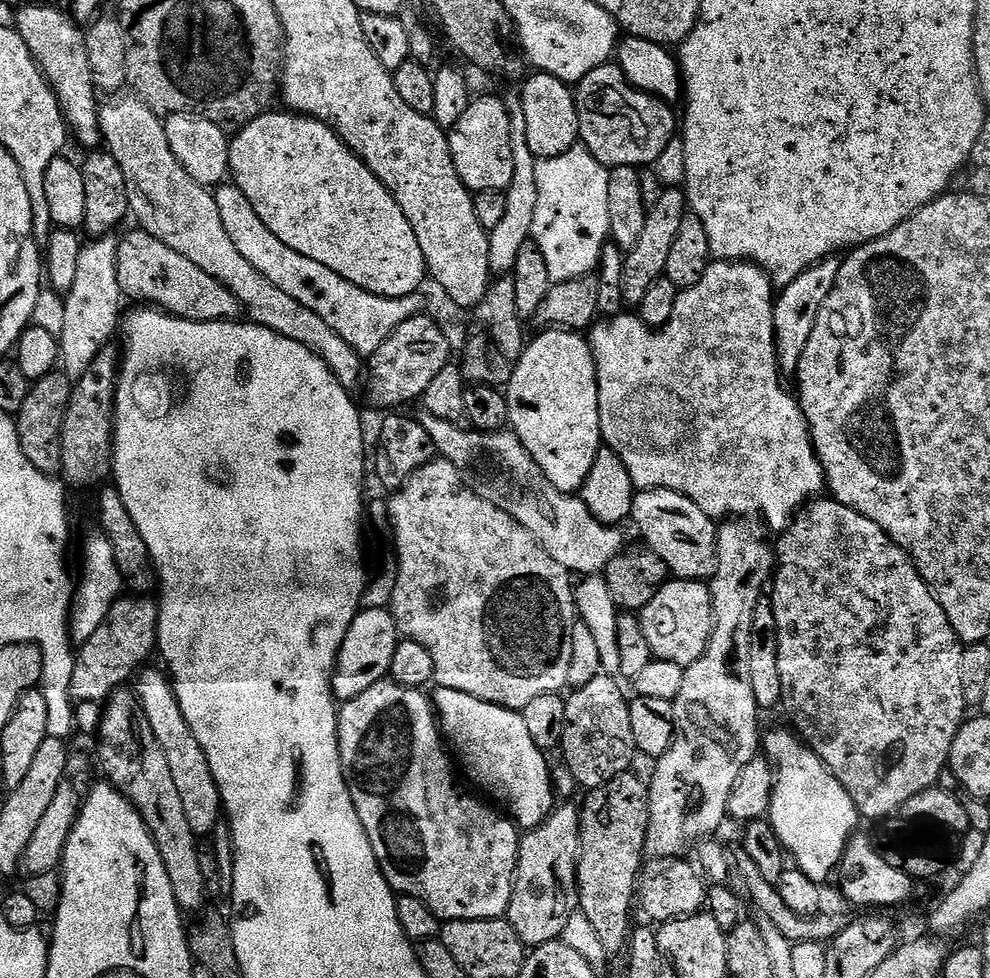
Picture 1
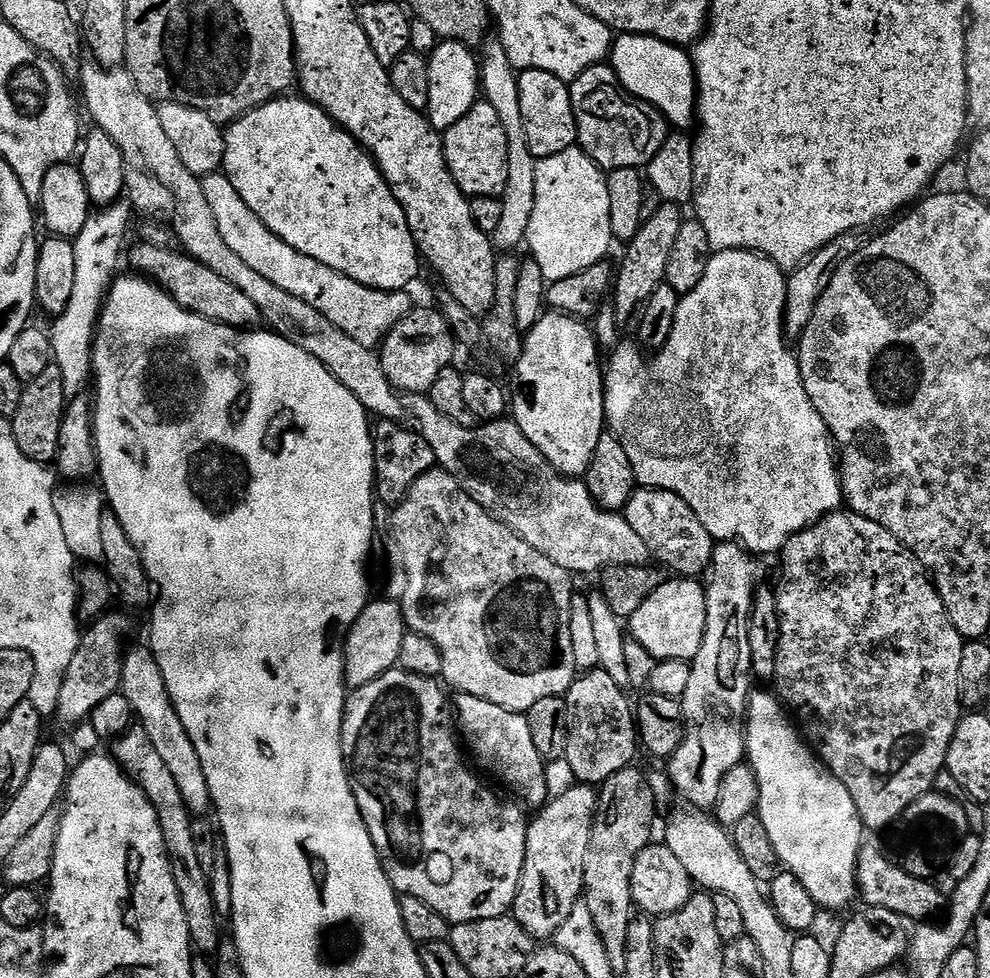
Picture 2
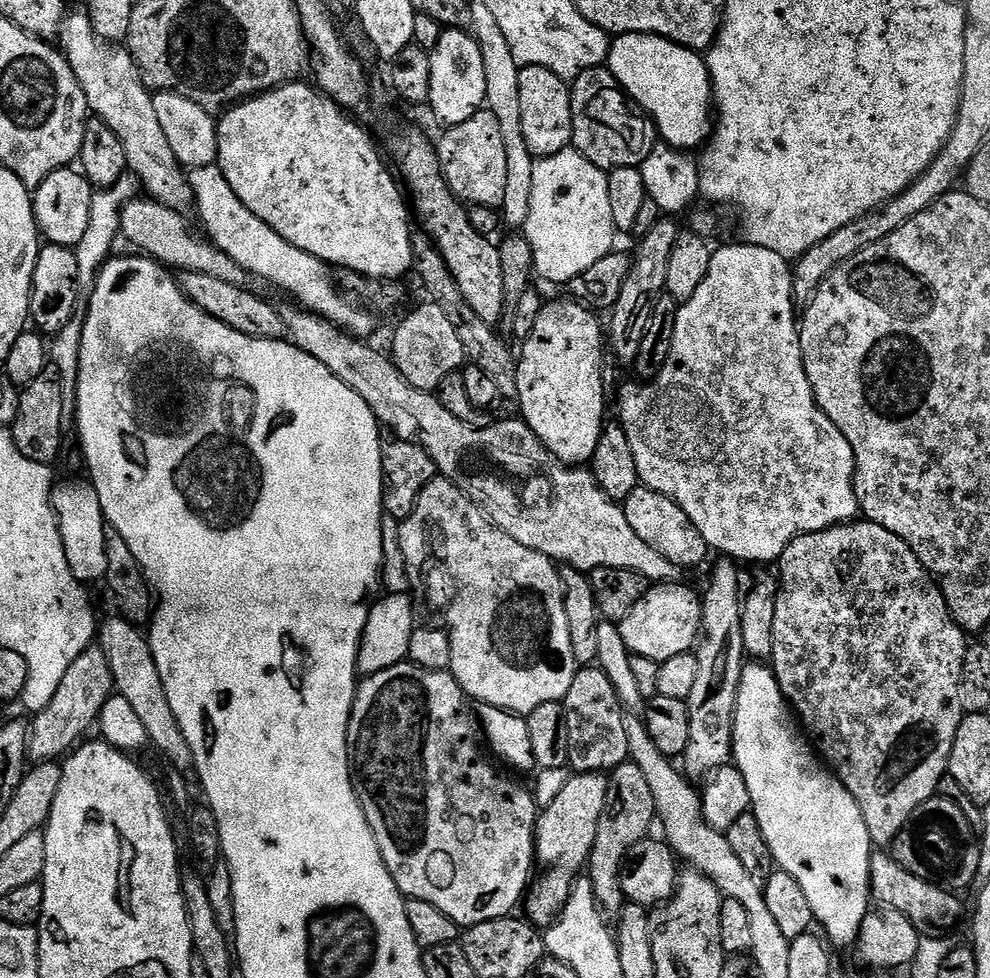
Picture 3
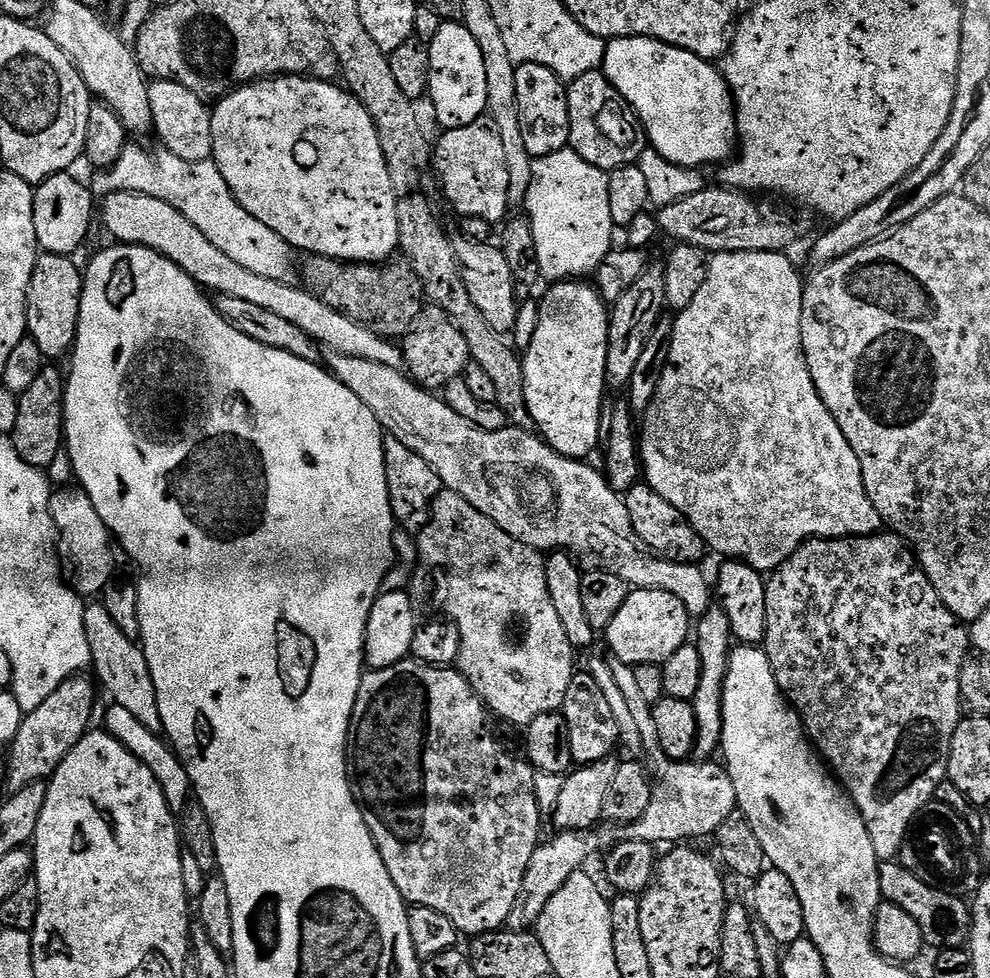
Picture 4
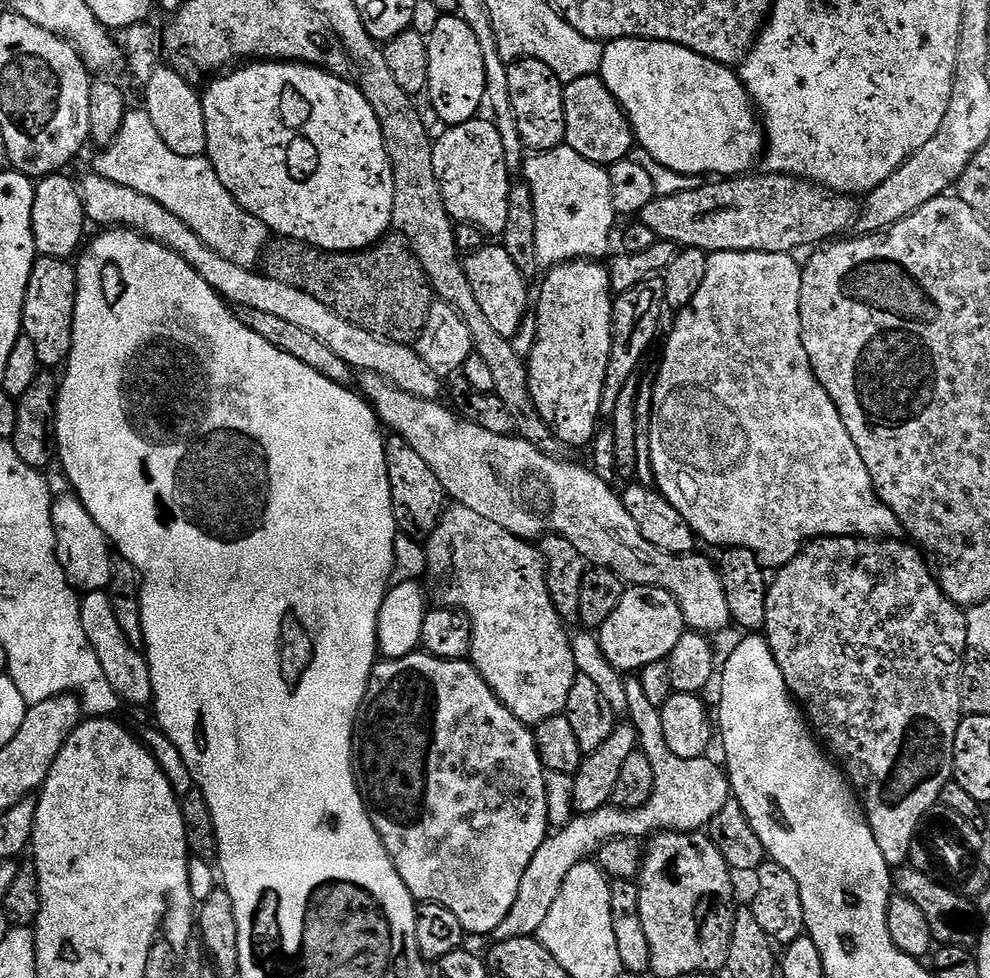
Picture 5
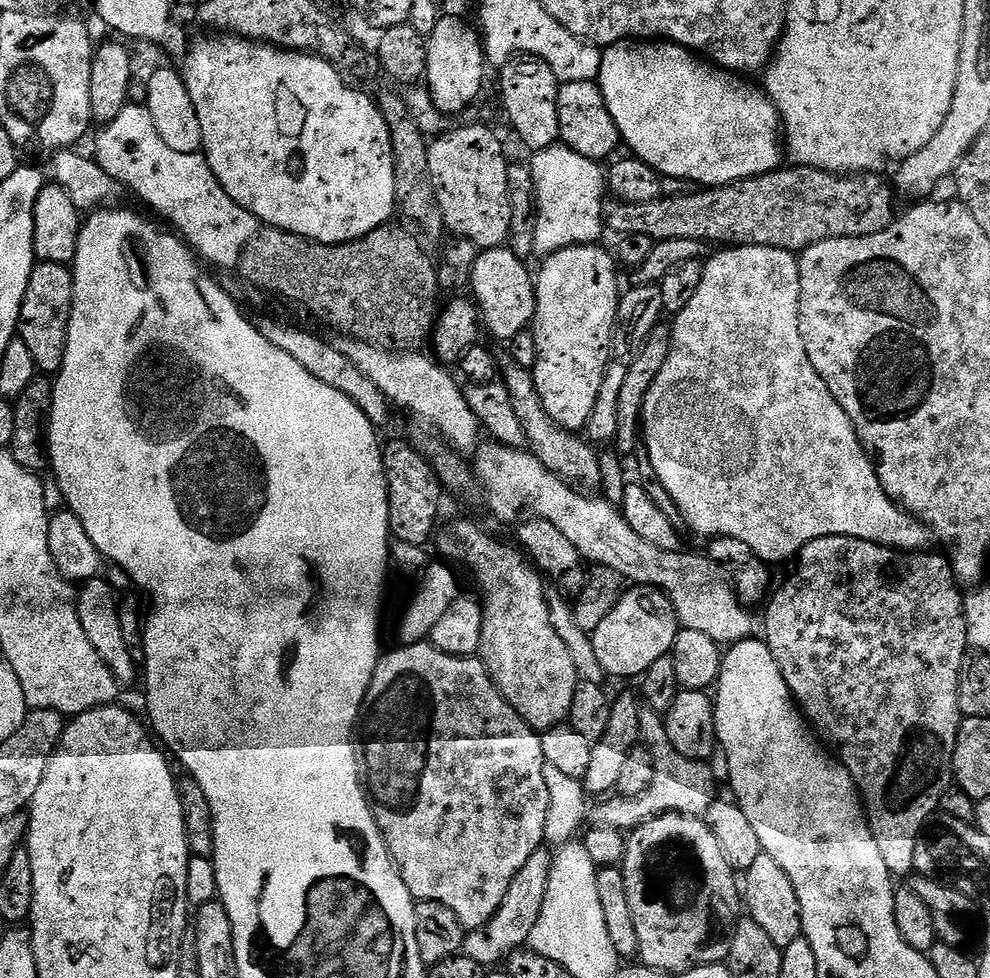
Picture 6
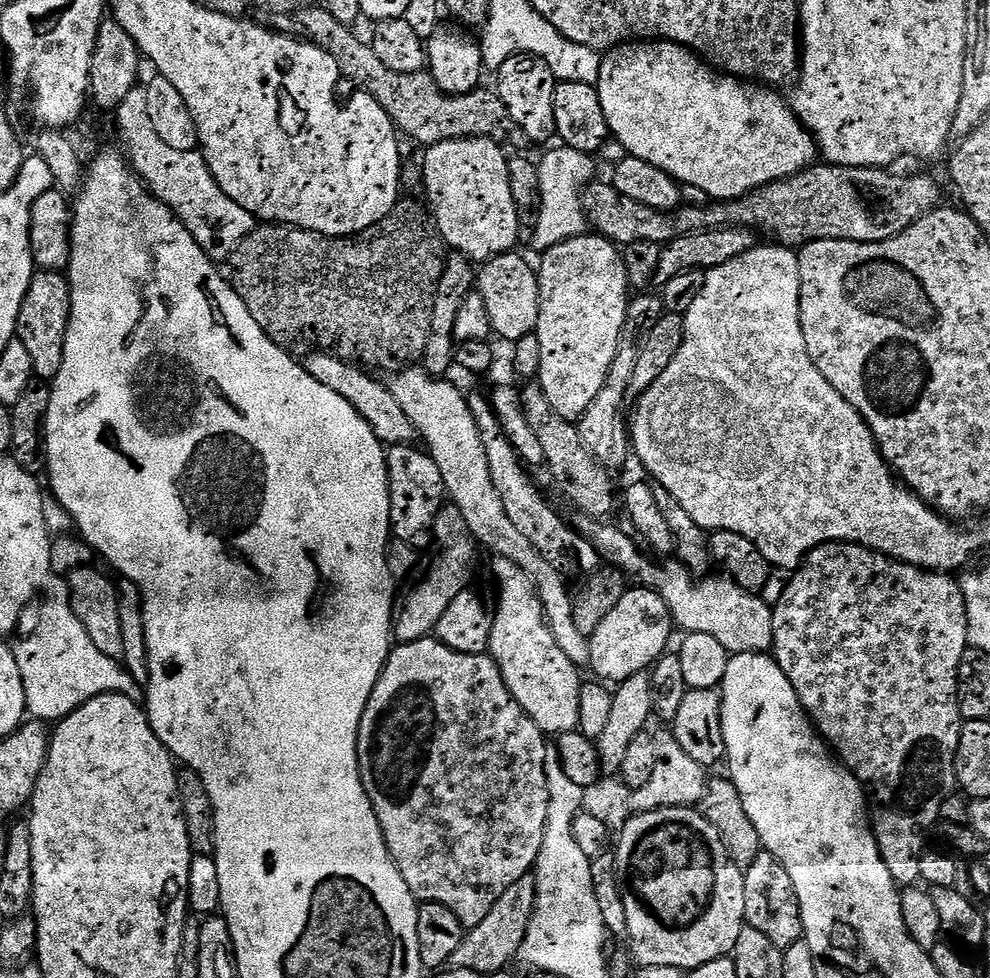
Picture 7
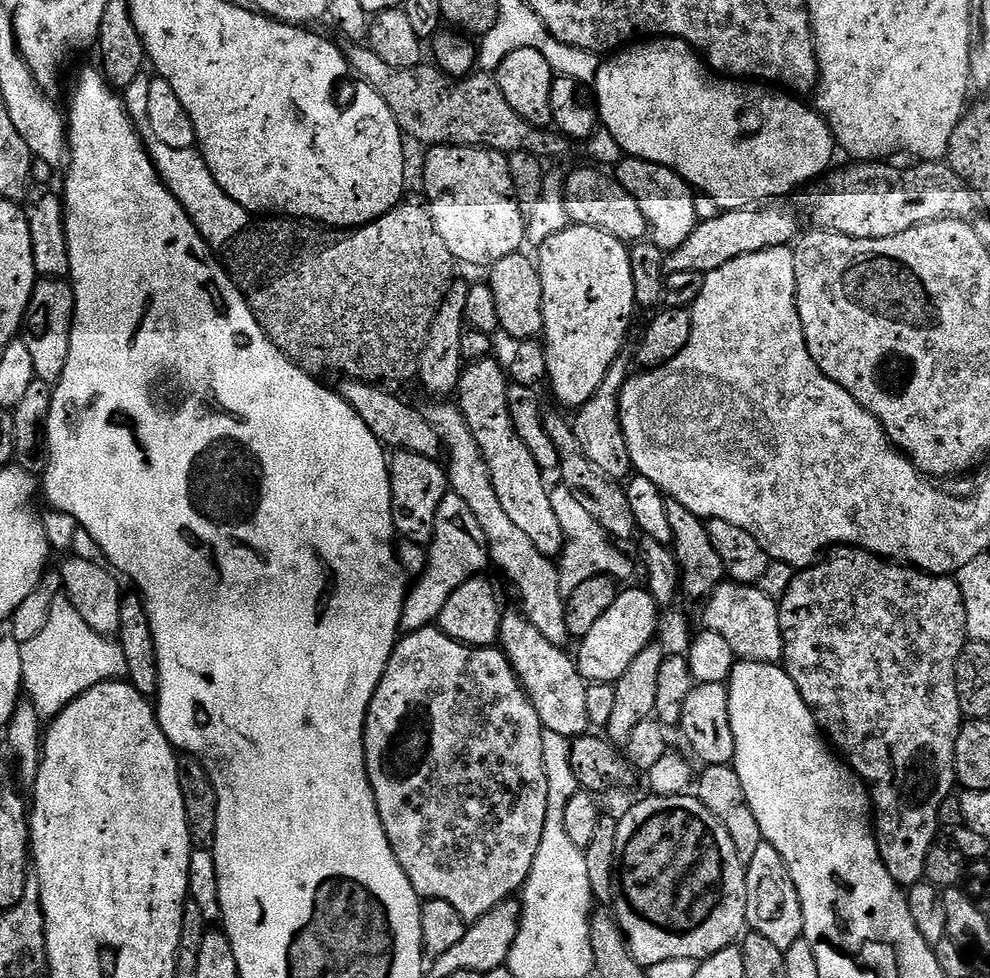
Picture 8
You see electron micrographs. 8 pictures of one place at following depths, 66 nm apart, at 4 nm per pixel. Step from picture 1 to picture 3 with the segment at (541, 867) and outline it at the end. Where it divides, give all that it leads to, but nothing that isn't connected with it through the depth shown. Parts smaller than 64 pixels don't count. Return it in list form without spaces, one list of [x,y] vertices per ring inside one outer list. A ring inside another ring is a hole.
[[[598,772],[569,775],[558,798],[554,798],[554,802],[550,802],[550,806],[537,815],[535,859],[548,867],[541,876],[539,873],[535,877],[526,893],[526,916],[537,929],[547,930],[560,917],[572,893],[573,884],[592,855],[598,822],[602,818],[602,810],[606,810],[608,782],[609,777]]]

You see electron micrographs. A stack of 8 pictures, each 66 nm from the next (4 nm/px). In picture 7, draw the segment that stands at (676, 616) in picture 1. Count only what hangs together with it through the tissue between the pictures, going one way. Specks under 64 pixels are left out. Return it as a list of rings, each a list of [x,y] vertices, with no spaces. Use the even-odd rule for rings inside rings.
[[[629,587],[589,639],[591,675],[604,682],[619,682],[639,672],[648,672],[659,656],[669,651],[672,632],[674,625],[668,603],[652,588]]]

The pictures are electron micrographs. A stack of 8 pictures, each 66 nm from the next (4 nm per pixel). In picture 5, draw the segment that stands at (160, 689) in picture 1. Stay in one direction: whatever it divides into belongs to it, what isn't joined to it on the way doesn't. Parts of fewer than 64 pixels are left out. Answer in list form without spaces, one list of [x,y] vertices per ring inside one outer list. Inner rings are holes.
[[[107,591],[83,593],[80,602],[82,630],[86,630],[86,638],[94,654],[98,654],[98,662],[102,665],[106,678],[110,678],[110,686],[114,686],[121,701],[125,705],[151,705],[152,679],[147,655],[130,644],[129,633],[120,625],[120,616],[116,611],[118,611],[118,605]]]

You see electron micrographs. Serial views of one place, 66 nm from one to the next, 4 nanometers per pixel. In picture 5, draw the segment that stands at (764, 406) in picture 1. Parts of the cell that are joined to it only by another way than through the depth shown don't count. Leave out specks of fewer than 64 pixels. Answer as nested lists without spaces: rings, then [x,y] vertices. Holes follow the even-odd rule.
[[[714,252],[709,255],[706,279],[698,294],[694,294],[690,306],[675,313],[672,333],[668,336],[668,361],[655,373],[656,389],[652,403],[652,425],[650,426],[650,457],[653,462],[656,485],[660,495],[665,496],[686,518],[686,522],[701,541],[717,544],[720,550],[745,548],[760,560],[768,570],[779,570],[798,555],[800,549],[810,540],[822,536],[863,536],[869,540],[896,538],[901,535],[900,520],[878,498],[874,482],[870,482],[870,470],[858,454],[842,418],[830,402],[830,394],[822,390],[822,382],[810,366],[806,346],[802,346],[802,322],[800,321],[800,299],[802,298],[802,268],[795,255],[783,252]]]

